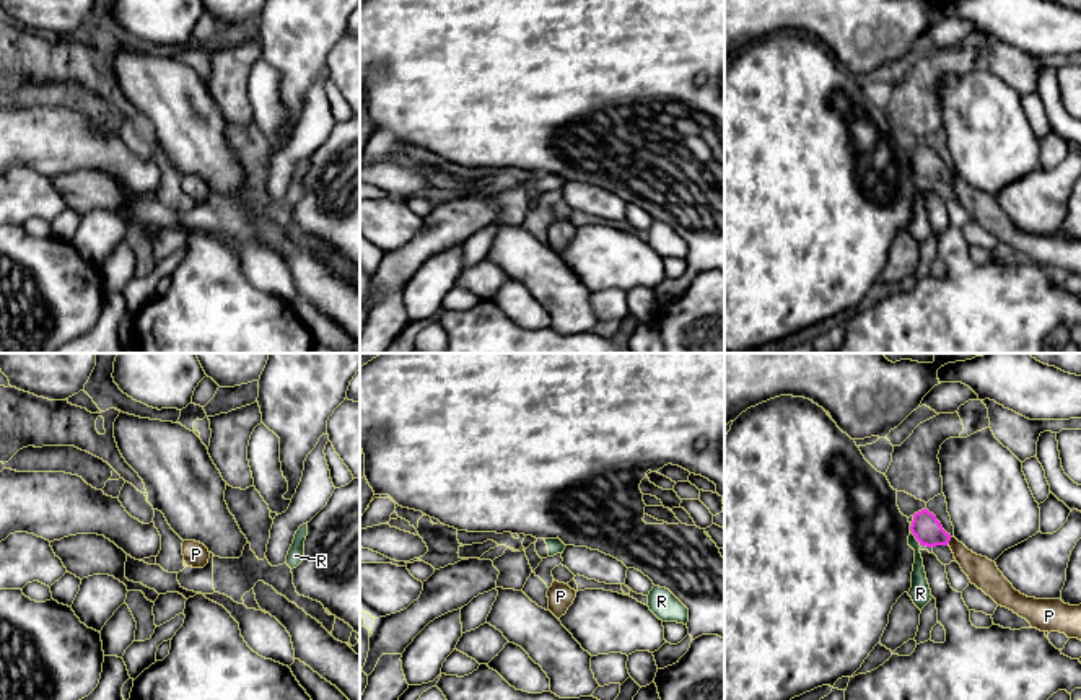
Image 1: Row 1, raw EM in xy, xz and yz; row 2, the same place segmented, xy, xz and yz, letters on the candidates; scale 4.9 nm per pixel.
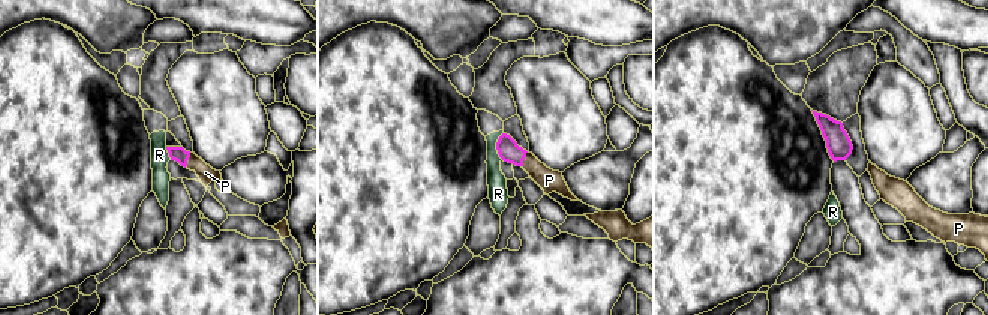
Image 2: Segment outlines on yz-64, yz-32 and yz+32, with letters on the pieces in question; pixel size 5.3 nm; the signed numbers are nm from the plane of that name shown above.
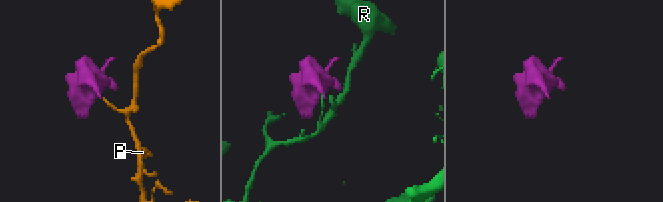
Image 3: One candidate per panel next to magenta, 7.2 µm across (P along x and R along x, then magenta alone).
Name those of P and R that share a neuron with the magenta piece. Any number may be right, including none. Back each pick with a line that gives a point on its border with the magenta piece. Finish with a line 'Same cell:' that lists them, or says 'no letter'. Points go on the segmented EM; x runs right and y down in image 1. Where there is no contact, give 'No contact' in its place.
P: Touches magenta at yz (949, 539)
Same cell: P

